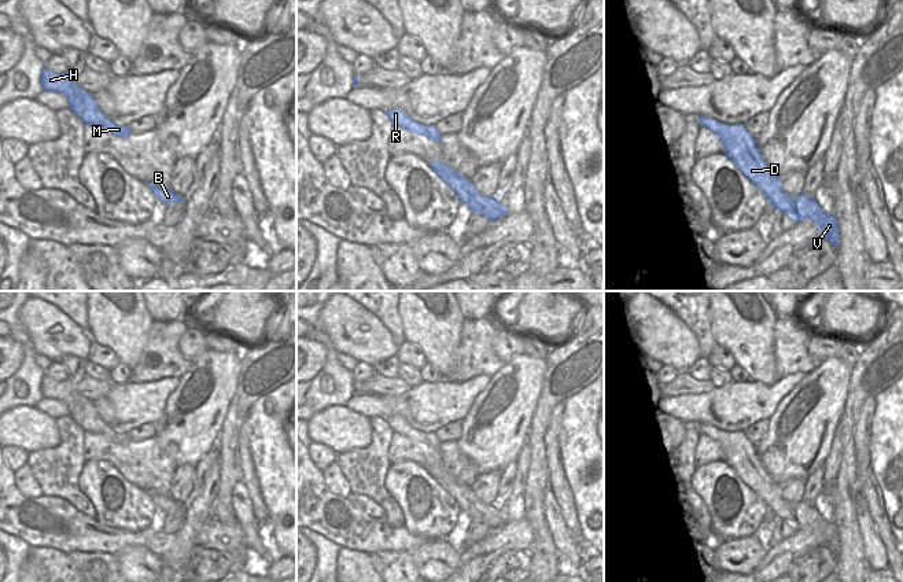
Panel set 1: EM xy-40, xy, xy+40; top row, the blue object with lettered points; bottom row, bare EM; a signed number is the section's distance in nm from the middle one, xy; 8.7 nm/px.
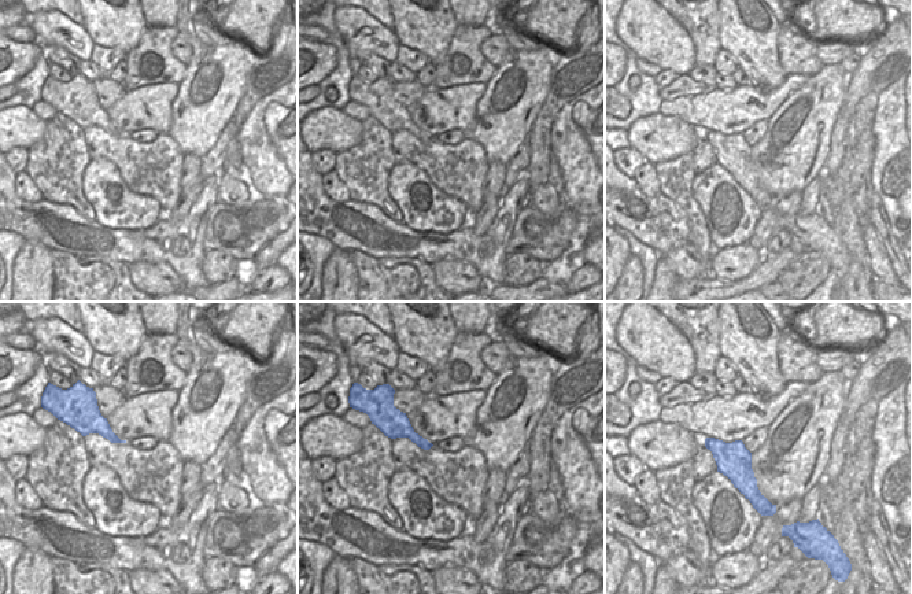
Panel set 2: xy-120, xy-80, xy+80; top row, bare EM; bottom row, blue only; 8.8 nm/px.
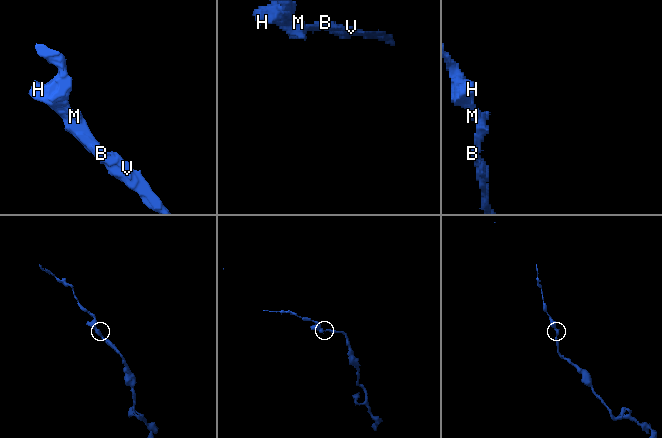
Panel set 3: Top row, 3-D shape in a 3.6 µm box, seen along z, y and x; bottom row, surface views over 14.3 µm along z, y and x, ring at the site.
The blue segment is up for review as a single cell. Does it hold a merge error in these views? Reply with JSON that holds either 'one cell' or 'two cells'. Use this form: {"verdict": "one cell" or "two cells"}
{"verdict": "one cell"}

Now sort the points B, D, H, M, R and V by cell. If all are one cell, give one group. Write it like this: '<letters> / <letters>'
B D H M R V

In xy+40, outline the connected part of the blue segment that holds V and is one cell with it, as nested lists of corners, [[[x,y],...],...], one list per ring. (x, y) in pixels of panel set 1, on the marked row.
[[[700,115],[700,125],[715,133],[722,144],[723,154],[733,161],[737,169],[766,196],[770,206],[788,214],[795,224],[804,220],[815,222],[822,236],[838,247],[838,225],[832,213],[821,209],[812,196],[790,196],[782,189],[781,178],[777,177],[763,159],[755,137],[744,125],[727,125],[711,117]]]

